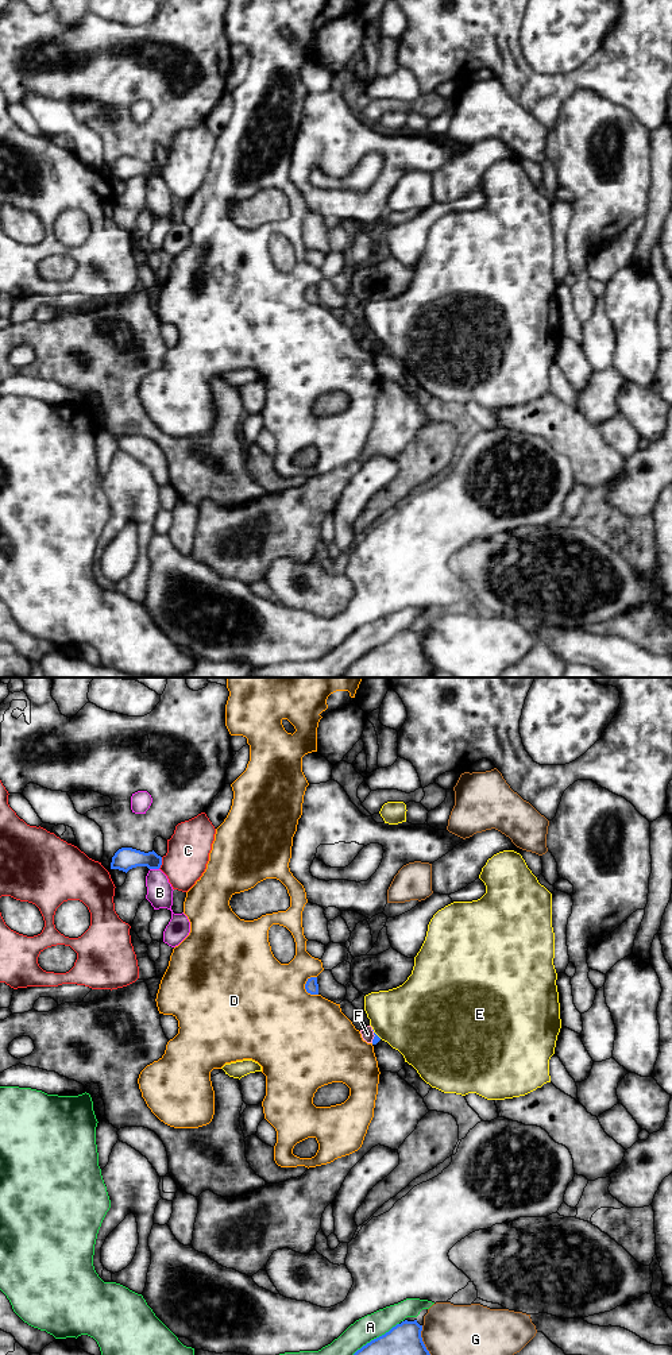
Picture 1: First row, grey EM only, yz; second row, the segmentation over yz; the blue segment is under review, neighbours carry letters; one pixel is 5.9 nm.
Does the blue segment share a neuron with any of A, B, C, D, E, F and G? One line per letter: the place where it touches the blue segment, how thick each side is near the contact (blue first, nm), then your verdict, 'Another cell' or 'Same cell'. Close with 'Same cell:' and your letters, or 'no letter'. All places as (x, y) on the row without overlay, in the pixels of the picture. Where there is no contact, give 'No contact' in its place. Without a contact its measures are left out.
A: Touches blue at yz (370, 651). Thickness 420 nm (blue) against 160 nm. Another cell
B: Touches blue at yz (154, 177). Thickness 140 nm (blue) against 160 nm. Another cell
C: Touches blue at yz (161, 172). Thickness 140 nm (blue) against 260 nm. Another cell
D: Touches blue at yz (305, 297). Thickness 80 nm (blue) against 500 nm. Another cell
E: Touches blue at yz (375, 343). Thickness 40 nm (blue) against 420 nm. Another cell
F: Touches blue at yz (374, 346). Thickness 40 nm (blue) against 80 nm. Another cell
G: Touches blue at yz (423, 652). Thickness 420 nm (blue) against 360 nm. Another cell
Same cell: no letter

